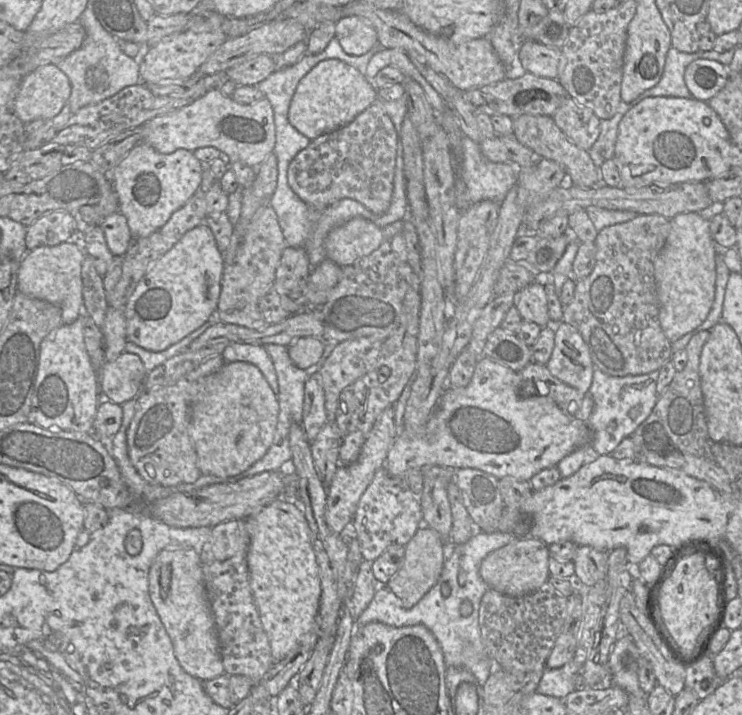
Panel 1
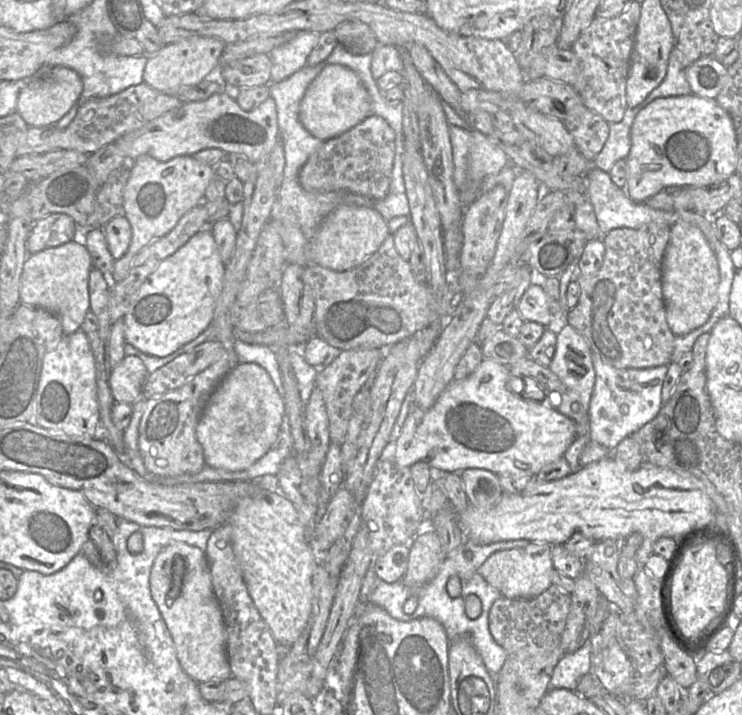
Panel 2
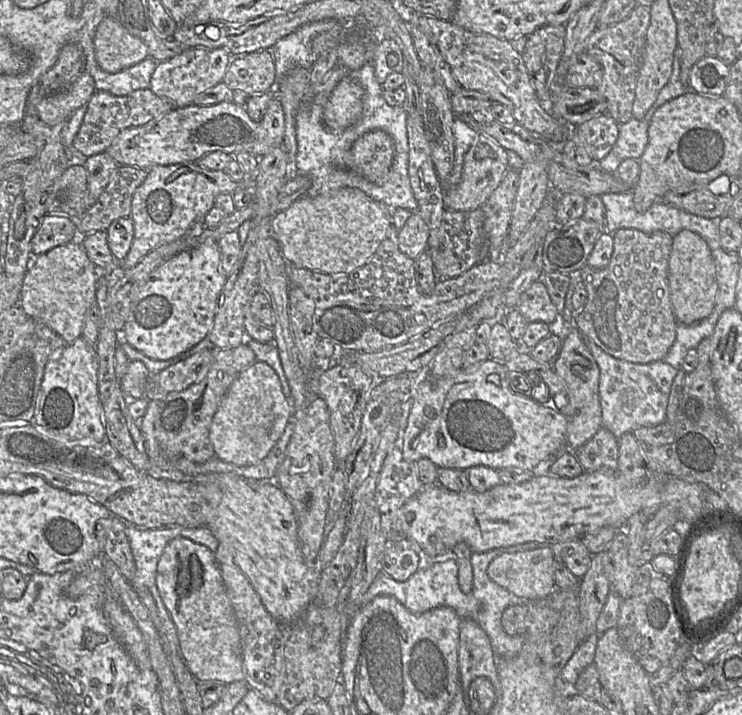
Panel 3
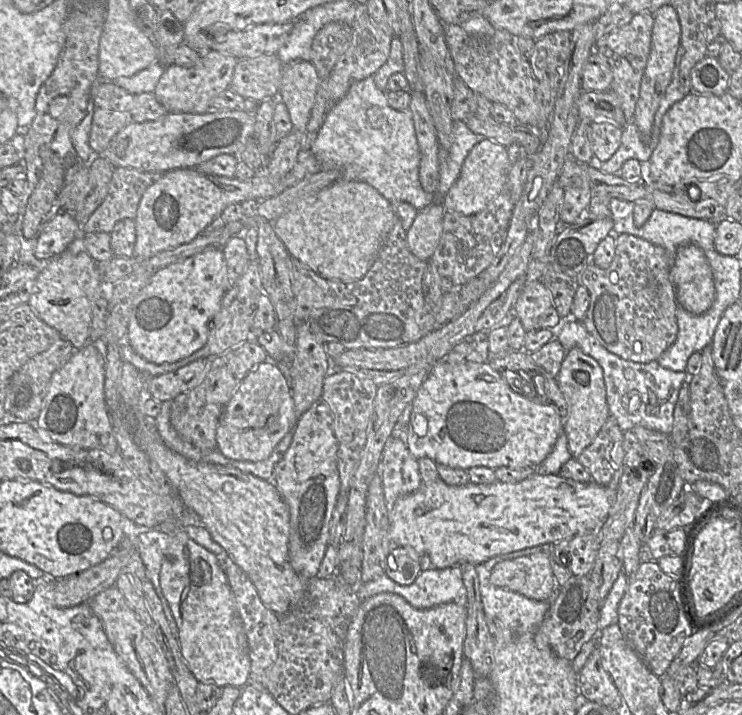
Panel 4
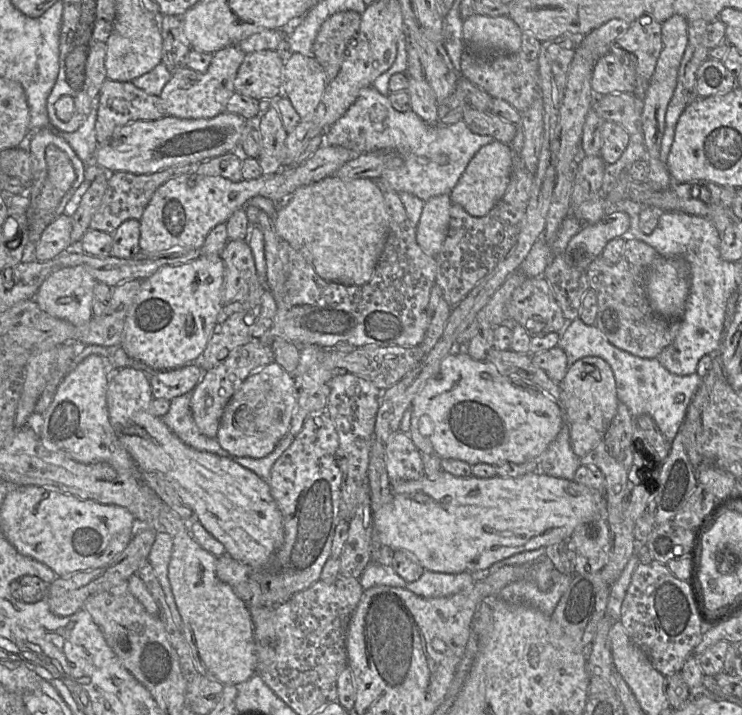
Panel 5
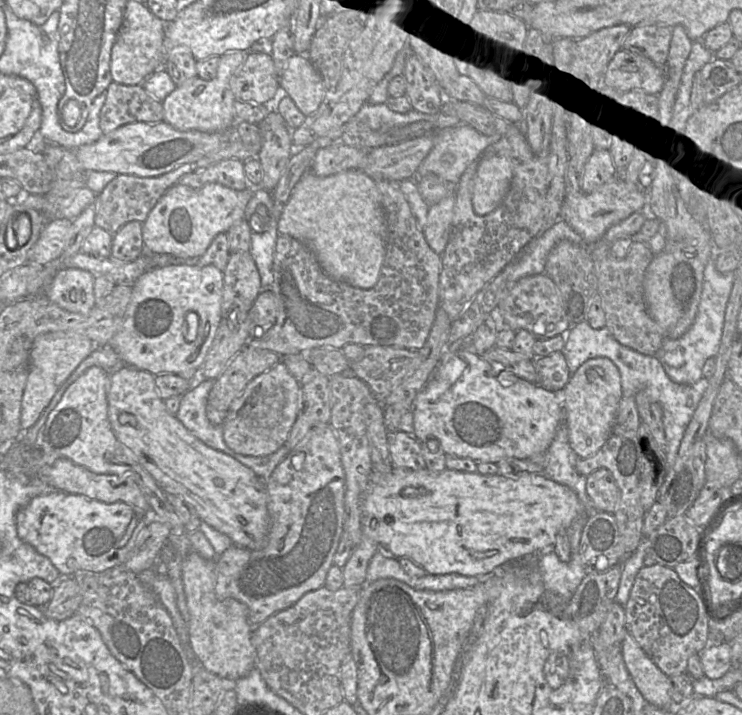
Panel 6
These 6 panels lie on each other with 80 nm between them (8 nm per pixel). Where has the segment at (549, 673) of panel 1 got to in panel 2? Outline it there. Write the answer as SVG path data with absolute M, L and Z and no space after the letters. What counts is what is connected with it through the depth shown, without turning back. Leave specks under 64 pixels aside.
M590 638L578 650L564 654L555 666L548 690L566 689L576 691L581 678L590 671L591 645Z

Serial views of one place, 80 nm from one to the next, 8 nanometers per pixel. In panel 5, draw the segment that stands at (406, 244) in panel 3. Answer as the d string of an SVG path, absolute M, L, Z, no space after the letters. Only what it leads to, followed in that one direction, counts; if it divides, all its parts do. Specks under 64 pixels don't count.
M450 194L435 196L425 202L416 226L416 240L421 249L430 256L436 256L445 241L452 201Z

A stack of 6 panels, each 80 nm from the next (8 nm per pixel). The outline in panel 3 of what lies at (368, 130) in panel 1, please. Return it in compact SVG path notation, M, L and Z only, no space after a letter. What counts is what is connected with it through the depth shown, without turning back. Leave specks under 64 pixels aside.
M373 130L359 137L349 150L351 169L369 181L385 182L394 157L392 137L383 130Z

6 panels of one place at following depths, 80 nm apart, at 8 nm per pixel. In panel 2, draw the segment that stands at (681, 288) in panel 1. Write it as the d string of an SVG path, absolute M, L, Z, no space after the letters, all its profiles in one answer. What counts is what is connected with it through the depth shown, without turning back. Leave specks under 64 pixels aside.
M684 221L671 226L661 265L661 283L666 320L674 336L685 335L708 320L718 299L719 270L715 253L697 226Z

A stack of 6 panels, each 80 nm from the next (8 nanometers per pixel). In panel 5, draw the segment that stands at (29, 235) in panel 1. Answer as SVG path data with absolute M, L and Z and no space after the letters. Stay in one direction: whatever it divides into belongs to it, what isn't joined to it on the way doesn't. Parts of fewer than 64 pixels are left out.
M61 214L42 233L36 247L36 258L45 262L51 260L71 245L72 217Z

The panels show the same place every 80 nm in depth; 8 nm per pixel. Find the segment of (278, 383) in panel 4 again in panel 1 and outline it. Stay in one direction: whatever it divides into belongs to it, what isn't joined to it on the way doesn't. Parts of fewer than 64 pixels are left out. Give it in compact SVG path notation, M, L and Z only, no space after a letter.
M247 362L225 363L218 371L198 381L200 394L190 405L189 436L202 475L235 477L246 471L270 448L276 431L279 402L258 367Z

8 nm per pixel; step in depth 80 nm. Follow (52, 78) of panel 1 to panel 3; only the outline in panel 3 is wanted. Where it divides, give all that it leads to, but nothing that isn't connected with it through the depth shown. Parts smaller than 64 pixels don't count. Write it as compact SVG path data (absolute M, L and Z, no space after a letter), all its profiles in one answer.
M85 71L68 89L42 99L36 105L38 116L50 126L65 122L75 110L88 103L95 90L93 78Z

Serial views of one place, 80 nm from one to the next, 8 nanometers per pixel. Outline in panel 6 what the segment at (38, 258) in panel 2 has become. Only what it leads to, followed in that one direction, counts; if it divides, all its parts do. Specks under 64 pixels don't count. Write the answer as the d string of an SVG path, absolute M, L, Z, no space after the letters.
M68 268L59 271L47 298L60 308L78 314L88 314L95 307L95 277L88 271Z

